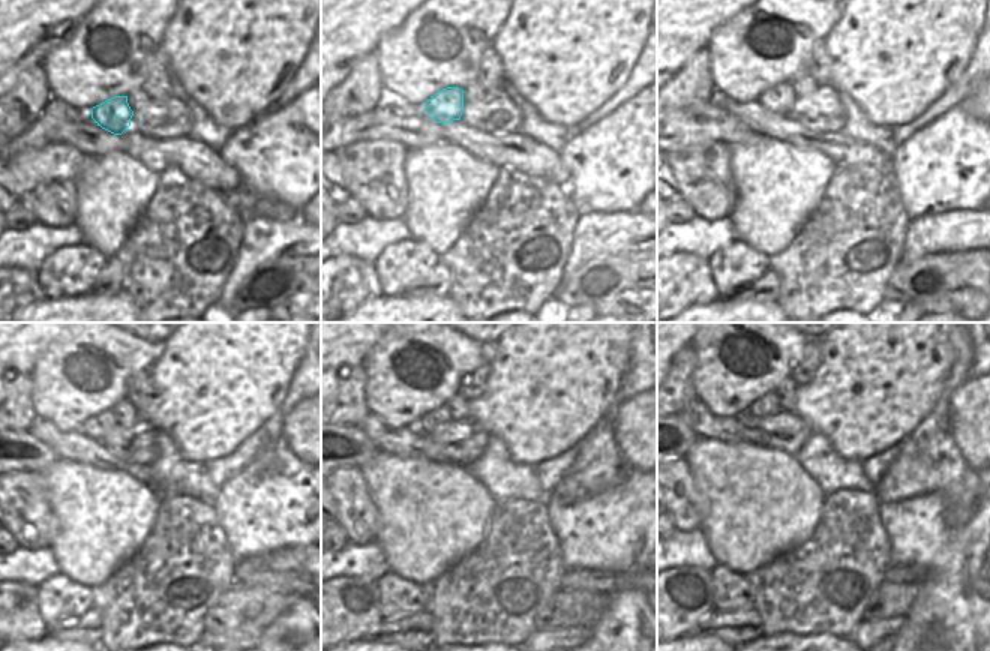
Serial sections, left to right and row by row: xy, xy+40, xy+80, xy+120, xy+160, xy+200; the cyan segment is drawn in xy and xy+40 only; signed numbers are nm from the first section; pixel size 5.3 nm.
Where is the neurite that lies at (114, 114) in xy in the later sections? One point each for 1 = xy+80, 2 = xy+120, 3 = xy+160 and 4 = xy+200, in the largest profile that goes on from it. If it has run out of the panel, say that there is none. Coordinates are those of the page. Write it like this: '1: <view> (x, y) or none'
1: xy+80 (779, 99)
2: xy+120 (96, 426)
3: xy+160 (428, 423)
4: xy+200 (768, 404)

